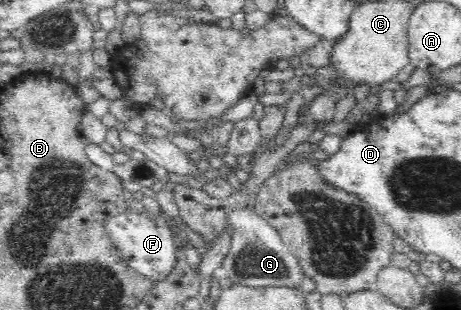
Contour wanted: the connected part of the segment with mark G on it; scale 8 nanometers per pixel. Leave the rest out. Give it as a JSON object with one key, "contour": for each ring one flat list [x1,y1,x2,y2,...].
{"contour":[[237,210,229,216,231,234,231,250,223,260,227,278,235,285,251,288,299,288,303,286,305,271,299,259,283,243,280,234,264,219,251,210]]}

